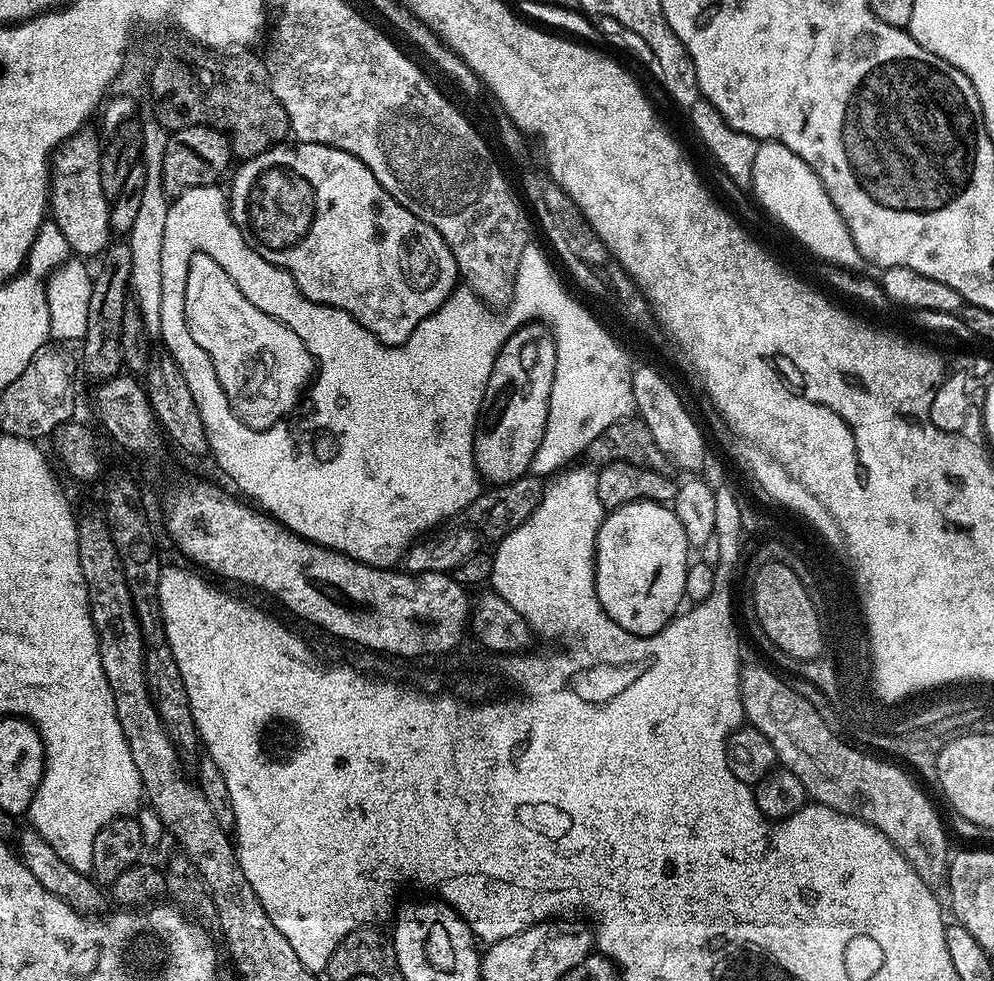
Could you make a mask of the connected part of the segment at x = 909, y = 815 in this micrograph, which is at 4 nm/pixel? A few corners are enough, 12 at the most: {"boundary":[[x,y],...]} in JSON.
{"boundary":[[768,668],[745,721],[815,803],[886,834],[929,890],[944,824],[899,763],[843,744]]}

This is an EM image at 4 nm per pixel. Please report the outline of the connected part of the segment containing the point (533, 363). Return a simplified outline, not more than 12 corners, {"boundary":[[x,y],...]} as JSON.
{"boundary":[[523,324],[492,367],[472,453],[481,481],[529,475],[555,338]]}

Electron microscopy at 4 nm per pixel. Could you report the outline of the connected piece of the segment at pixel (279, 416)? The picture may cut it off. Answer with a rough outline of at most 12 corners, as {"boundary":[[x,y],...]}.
{"boundary":[[210,254],[190,258],[184,313],[230,406],[269,428],[314,372]]}

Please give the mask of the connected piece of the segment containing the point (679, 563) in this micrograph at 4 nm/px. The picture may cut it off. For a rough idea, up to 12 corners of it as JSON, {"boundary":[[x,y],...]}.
{"boundary":[[630,502],[596,535],[596,597],[652,636],[681,611],[690,545],[671,507]]}

